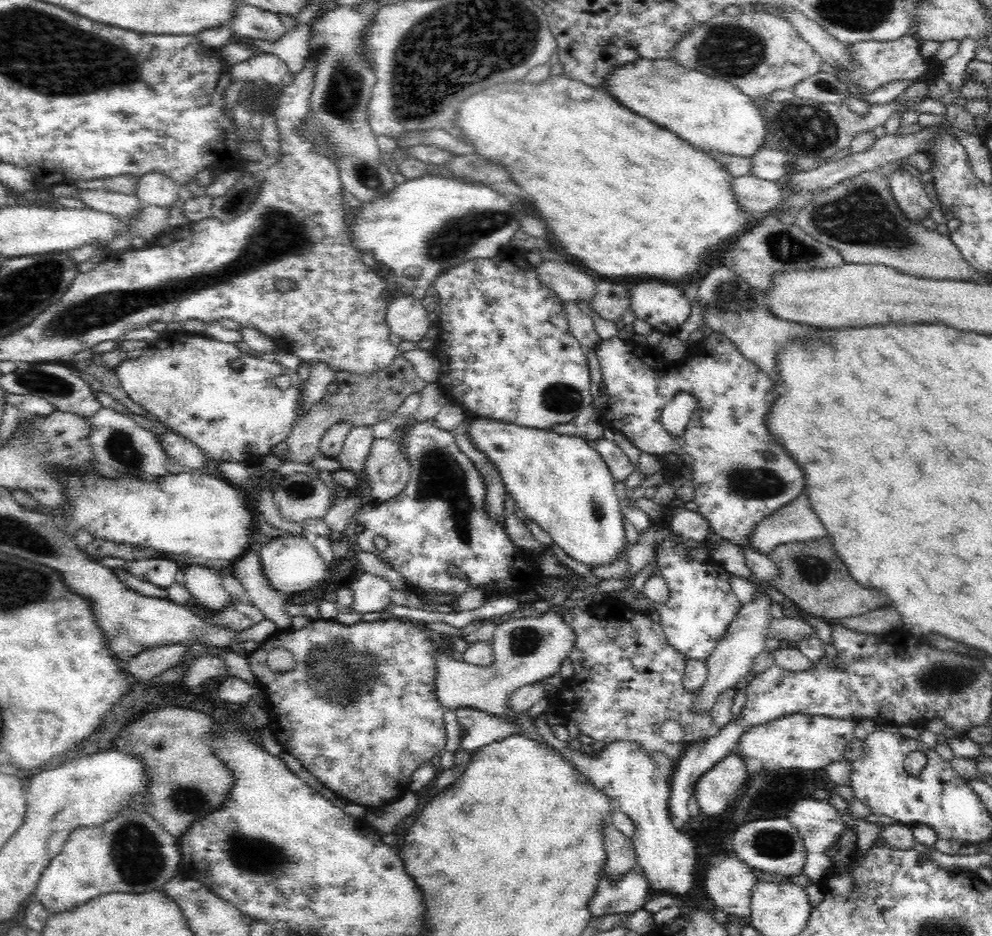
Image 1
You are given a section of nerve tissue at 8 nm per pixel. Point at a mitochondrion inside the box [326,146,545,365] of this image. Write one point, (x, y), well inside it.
(455, 238)

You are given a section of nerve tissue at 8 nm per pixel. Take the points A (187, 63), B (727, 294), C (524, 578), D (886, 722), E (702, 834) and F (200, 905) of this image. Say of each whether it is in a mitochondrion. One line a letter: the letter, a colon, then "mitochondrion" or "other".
A: other
B: mitochondrion
C: other
D: other
E: other
F: mitochondrion

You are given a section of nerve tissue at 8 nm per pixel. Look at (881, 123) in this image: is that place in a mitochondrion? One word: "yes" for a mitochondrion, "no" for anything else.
no

